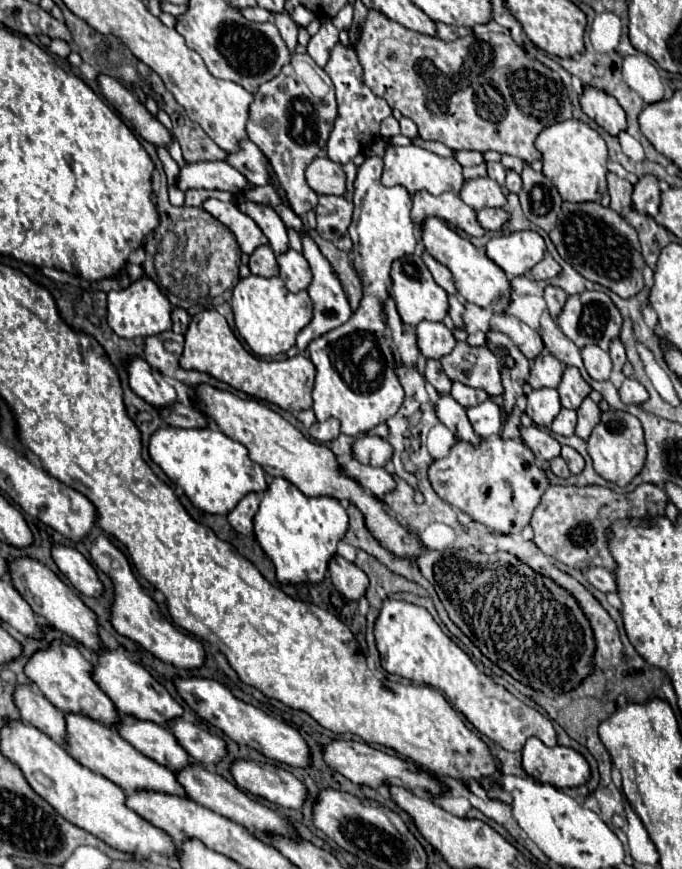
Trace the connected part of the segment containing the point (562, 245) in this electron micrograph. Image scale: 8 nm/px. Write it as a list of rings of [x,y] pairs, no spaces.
[[[563,202],[557,226],[549,232],[549,236],[551,236],[551,240],[553,240],[553,244],[555,244],[557,252],[559,252],[559,256],[565,262],[569,262],[587,280],[597,282],[597,284],[613,290],[621,298],[631,298],[637,292],[641,292],[641,288],[643,288],[641,270],[643,270],[645,262],[641,258],[641,246],[639,246],[639,240],[637,240],[637,232],[613,208],[605,208],[599,202],[577,202],[577,204],[575,202]]]

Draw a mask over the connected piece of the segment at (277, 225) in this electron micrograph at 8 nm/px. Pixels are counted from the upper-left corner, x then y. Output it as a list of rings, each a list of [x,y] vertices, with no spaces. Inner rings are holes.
[[[237,198],[237,204],[241,206],[241,210],[245,210],[245,214],[249,214],[257,222],[257,226],[261,226],[261,232],[269,238],[269,244],[275,254],[287,252],[289,248],[287,228],[273,208],[253,206],[253,202],[241,202],[241,198]]]

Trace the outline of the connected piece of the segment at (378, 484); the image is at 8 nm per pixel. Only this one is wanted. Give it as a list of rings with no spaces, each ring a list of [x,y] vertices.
[[[349,460],[347,464],[341,464],[341,468],[347,476],[355,478],[367,492],[371,492],[377,498],[383,498],[395,490],[395,478],[383,468],[367,466],[357,460]]]

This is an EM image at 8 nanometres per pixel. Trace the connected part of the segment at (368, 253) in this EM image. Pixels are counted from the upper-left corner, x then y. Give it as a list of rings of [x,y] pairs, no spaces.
[[[379,156],[367,158],[357,172],[355,180],[355,212],[349,226],[353,240],[355,272],[363,286],[363,298],[351,318],[339,328],[315,338],[309,344],[309,358],[317,368],[313,388],[313,412],[319,422],[329,416],[341,422],[341,432],[347,436],[365,434],[381,422],[387,422],[405,400],[403,386],[395,374],[393,350],[387,340],[385,302],[391,298],[391,264],[415,252],[417,236],[411,218],[411,196],[403,186],[387,188],[381,184],[383,160]]]

